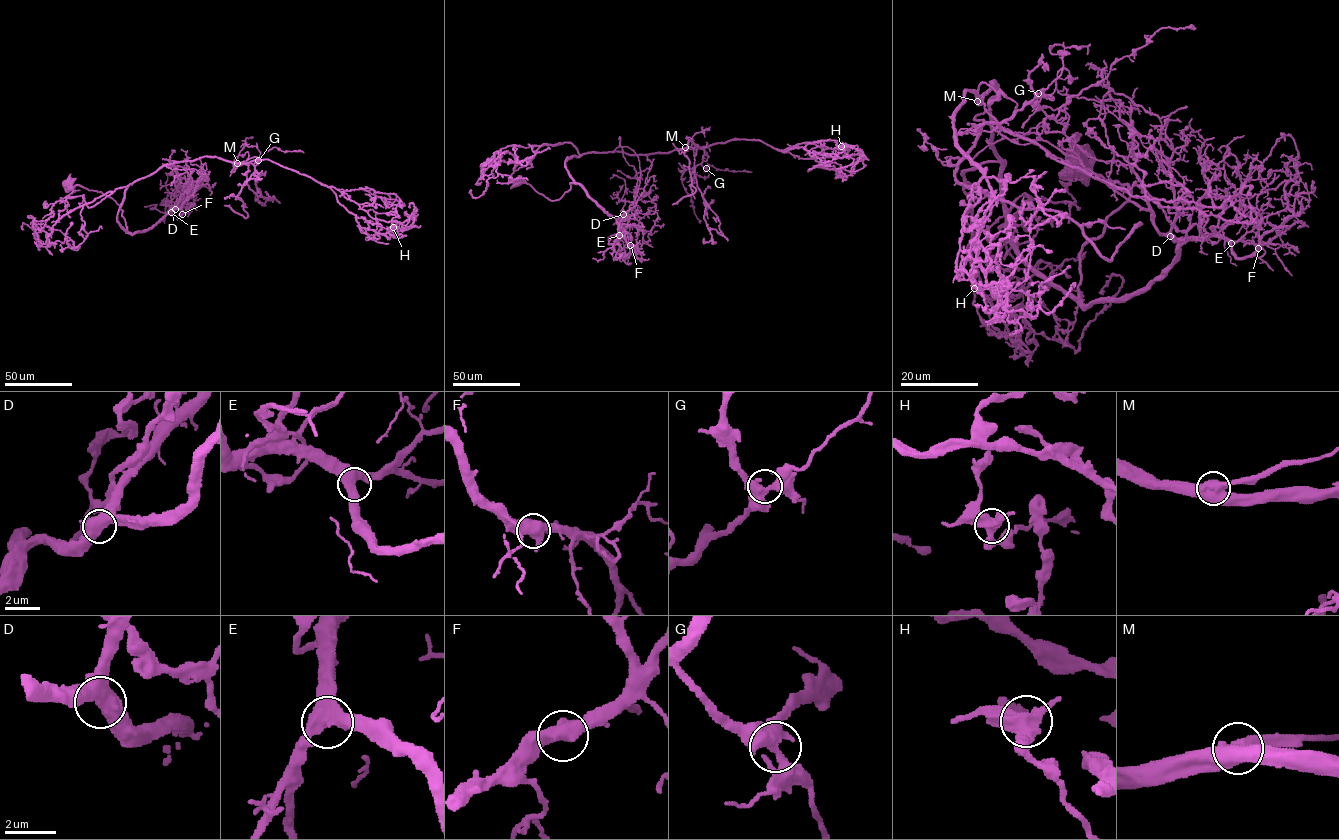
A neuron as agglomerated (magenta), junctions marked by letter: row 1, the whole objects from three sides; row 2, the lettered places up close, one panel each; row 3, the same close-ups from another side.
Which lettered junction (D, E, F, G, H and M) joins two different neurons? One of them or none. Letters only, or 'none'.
M

